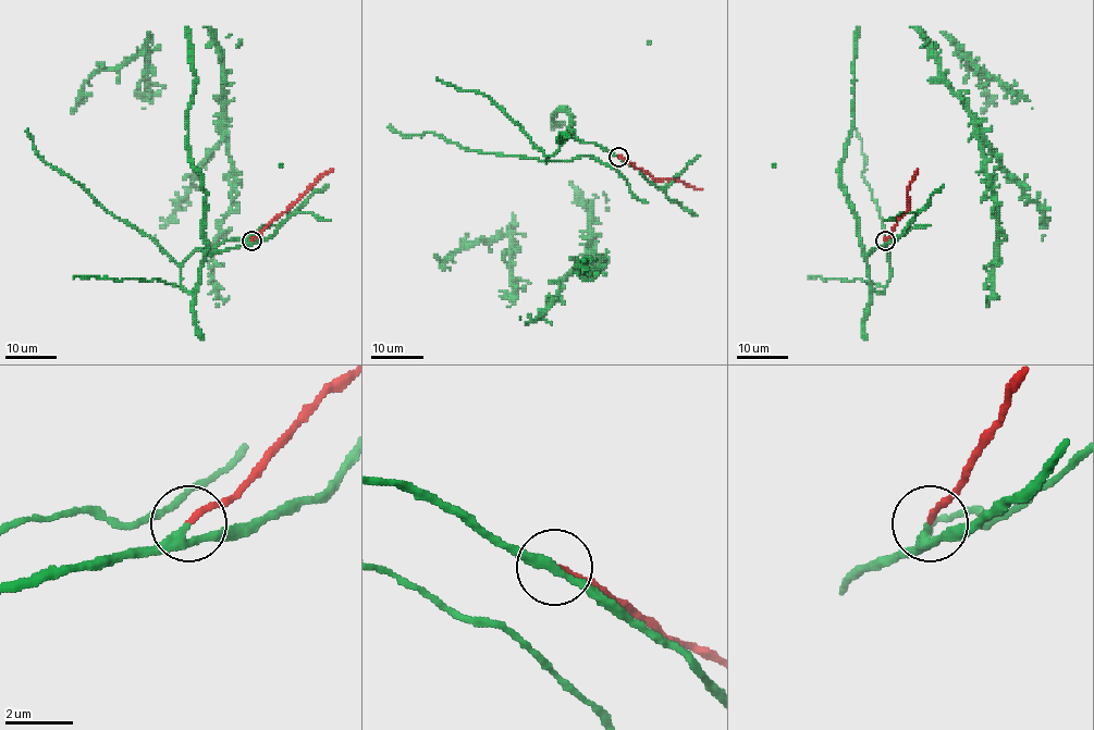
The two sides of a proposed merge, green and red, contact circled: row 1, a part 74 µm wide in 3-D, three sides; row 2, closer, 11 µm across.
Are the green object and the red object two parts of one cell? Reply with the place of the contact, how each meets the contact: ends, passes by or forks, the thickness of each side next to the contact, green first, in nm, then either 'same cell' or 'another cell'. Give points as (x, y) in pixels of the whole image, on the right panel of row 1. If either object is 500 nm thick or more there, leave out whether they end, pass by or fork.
(885, 240) | green passes by | red ends | 280/170 nm | same cell

